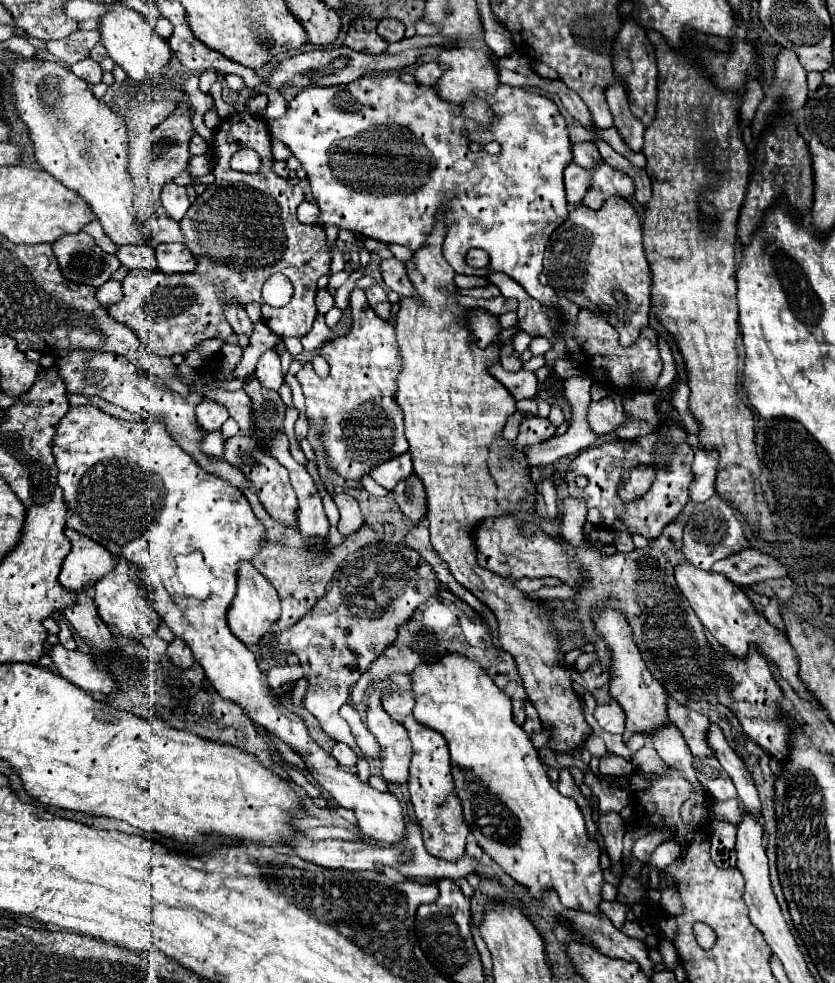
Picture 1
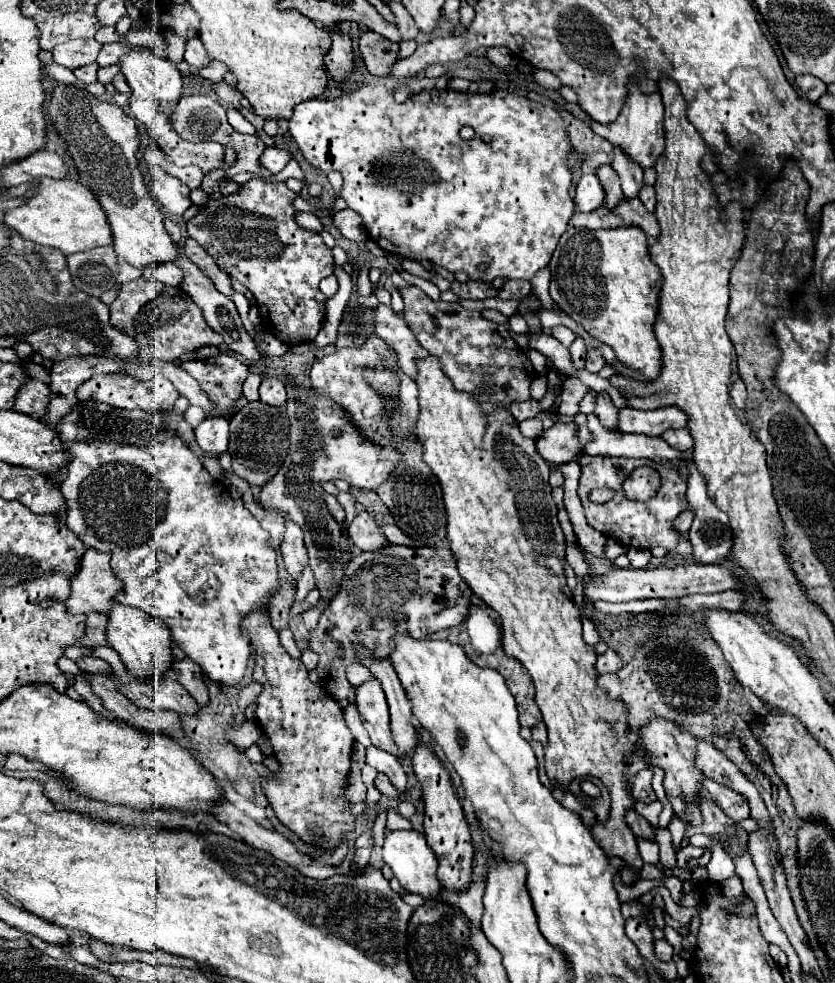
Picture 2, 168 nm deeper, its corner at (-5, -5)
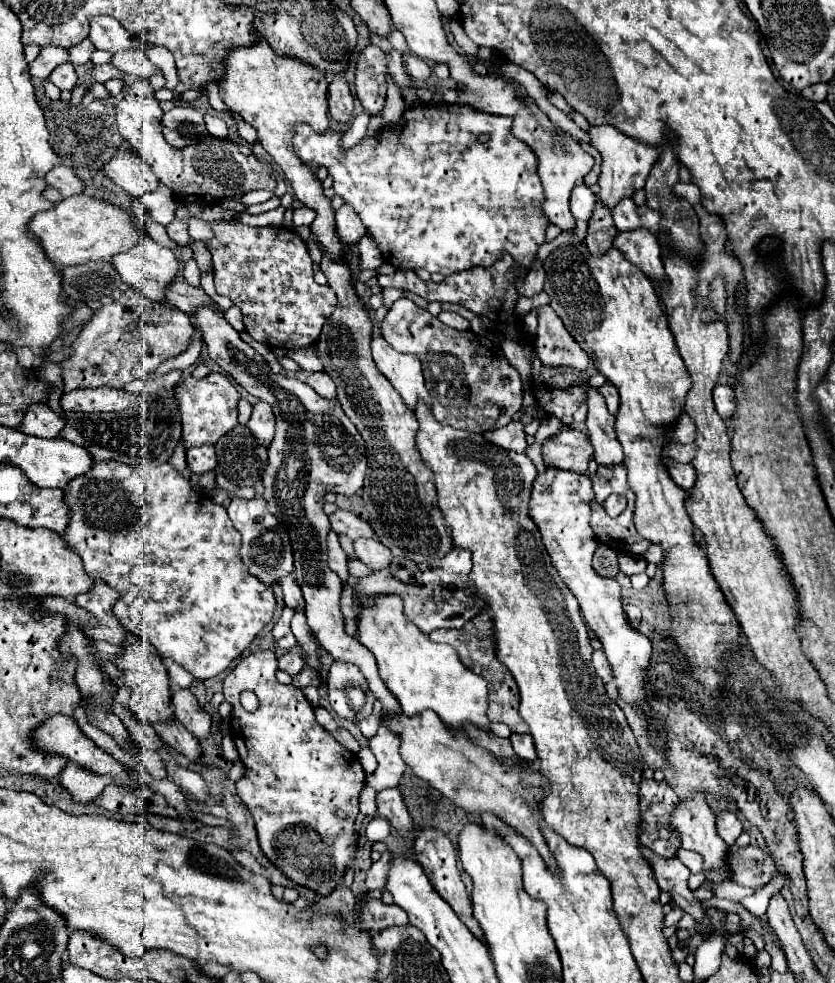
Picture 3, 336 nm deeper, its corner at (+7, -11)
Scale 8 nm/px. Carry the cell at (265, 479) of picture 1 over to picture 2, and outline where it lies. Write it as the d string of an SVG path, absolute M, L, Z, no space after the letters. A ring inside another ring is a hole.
M285 518L285 536L283 536L283 544L281 544L281 556L285 562L287 572L299 580L301 570L307 564L307 552L305 552L305 542L303 542L303 534L299 524L293 524L293 520Z

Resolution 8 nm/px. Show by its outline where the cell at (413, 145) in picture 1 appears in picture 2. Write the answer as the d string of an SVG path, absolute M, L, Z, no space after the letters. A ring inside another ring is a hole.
M369 84L369 86L357 88L353 92L347 92L339 98L333 98L333 100L313 98L313 100L305 100L305 102L297 104L297 108L293 110L293 116L289 118L287 132L293 138L293 142L297 144L297 148L301 150L301 154L305 156L305 160L315 170L323 172L325 176L331 172L341 172L343 188L337 196L343 198L347 202L347 206L361 216L369 238L379 248L383 248L389 254L399 254L399 256L405 256L411 260L433 262L441 268L447 268L449 272L463 270L469 274L471 280L491 282L495 278L505 278L505 280L531 282L531 278L549 264L551 254L553 254L561 234L567 230L567 224L575 212L575 204L573 204L573 198L569 192L571 190L571 172L569 172L569 166L565 164L565 160L569 158L569 152L571 152L571 142L569 142L567 126L565 126L559 110L555 110L555 106L551 106L551 104L535 102L535 100L529 100L525 96L517 96L507 90L495 90L493 94L475 92L471 96L467 92L455 92L449 88L445 88L441 92L439 90L425 90L425 92L409 96L403 104L397 104L393 100L391 88L381 86L381 84ZM463 126L471 126L477 134L477 140L461 140L459 130ZM481 262L485 262L489 266L485 272L479 270Z

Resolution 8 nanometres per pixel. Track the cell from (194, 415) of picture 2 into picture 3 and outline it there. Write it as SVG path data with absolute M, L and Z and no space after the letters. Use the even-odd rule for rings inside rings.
M181 442L177 444L177 448L175 448L175 454L171 456L171 460L169 460L169 462L171 462L171 466L173 466L175 470L179 470L179 472L181 472L181 470L187 466L187 462L185 462L185 450L183 450Z

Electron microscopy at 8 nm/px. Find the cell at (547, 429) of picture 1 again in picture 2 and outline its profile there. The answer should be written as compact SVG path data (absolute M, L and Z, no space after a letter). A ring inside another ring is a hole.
M557 422L549 430L545 430L535 442L537 442L537 452L541 458L549 464L565 464L571 462L573 456L581 452L581 444L575 436L577 424L569 422Z

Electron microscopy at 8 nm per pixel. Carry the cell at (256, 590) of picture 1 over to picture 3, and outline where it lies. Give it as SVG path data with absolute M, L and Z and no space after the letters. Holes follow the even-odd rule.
M261 650L243 658L223 680L223 696L233 706L231 712L231 738L237 746L239 758L245 766L245 776L237 780L237 796L249 808L255 828L257 840L263 854L269 862L279 868L293 884L313 890L319 896L329 896L343 880L349 860L357 850L357 828L355 818L359 814L359 792L365 786L365 772L353 752L341 746L327 730L323 730L315 722L313 706L307 702L305 694L291 686L279 684L275 678L277 672L277 656L275 652ZM243 690L253 692L259 698L259 710L247 712L239 702L239 694ZM343 810L347 816L337 818L333 812Z

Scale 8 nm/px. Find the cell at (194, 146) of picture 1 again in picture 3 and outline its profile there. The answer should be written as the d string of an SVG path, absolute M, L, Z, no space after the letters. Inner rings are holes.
M137 78L131 86L125 98L121 100L117 108L117 128L127 140L135 152L145 160L145 164L153 170L153 174L159 178L161 184L165 184L177 198L187 200L189 204L215 204L227 196L239 198L253 190L265 188L275 190L275 168L263 160L257 160L253 154L245 156L239 152L237 144L229 138L205 138L205 142L191 144L185 148L173 148L165 142L161 134L161 116L163 110L159 102L153 98L153 88L149 80Z

